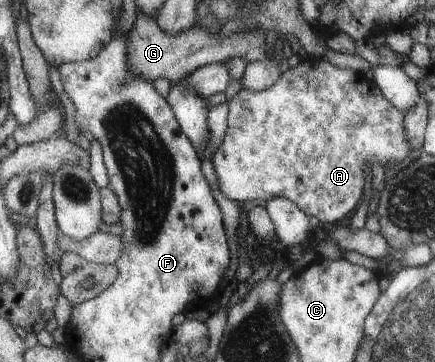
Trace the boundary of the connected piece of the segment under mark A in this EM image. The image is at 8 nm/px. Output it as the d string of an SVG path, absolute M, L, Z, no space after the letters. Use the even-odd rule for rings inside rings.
M312 57L306 62L300 62L296 68L289 68L279 78L276 84L270 88L262 91L253 91L250 89L241 89L228 102L229 113L227 116L227 131L224 136L224 141L218 147L212 158L214 162L214 176L220 182L220 190L224 193L226 198L236 200L240 204L244 204L249 200L268 200L275 196L285 196L293 200L308 216L316 216L321 222L338 222L348 216L356 204L364 198L362 189L364 188L364 164L370 163L372 168L373 162L380 163L384 167L389 160L400 162L402 158L408 156L408 152L412 151L411 145L408 142L405 130L403 127L403 120L406 111L397 109L383 95L379 85L373 80L368 79L362 72L352 72L351 70L340 69L334 67L329 62L325 62L321 57Z

